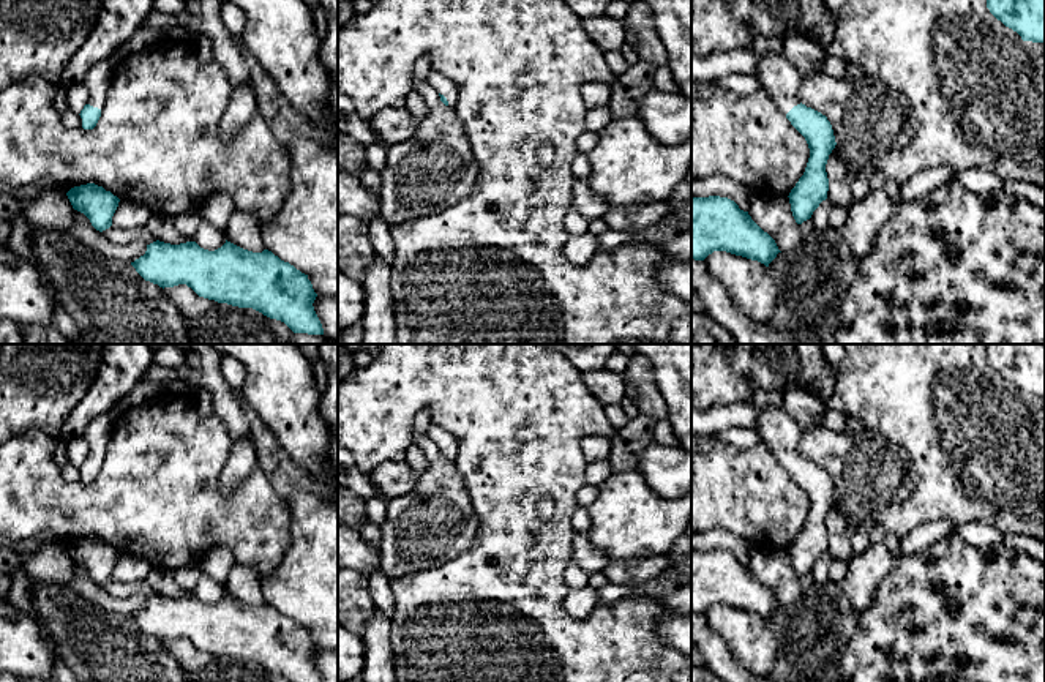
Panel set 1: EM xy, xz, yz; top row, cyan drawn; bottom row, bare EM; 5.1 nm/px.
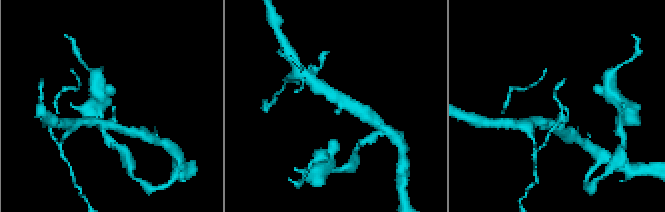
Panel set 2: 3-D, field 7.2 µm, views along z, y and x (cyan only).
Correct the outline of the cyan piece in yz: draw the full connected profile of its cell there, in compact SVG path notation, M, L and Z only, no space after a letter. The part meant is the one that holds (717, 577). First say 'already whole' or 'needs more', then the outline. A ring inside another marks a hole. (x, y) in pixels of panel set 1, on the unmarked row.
already whole; M720 549L691 551L691 613L704 614L714 605L726 605L769 617L781 606L739 559Z

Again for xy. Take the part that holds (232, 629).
already whole; M156 594L147 598L145 608L131 619L145 635L163 643L186 638L199 650L238 661L253 661L270 673L284 676L289 682L322 682L313 660L317 647L308 628L268 603L253 606L226 594L221 601L208 605L196 595L170 598Z

